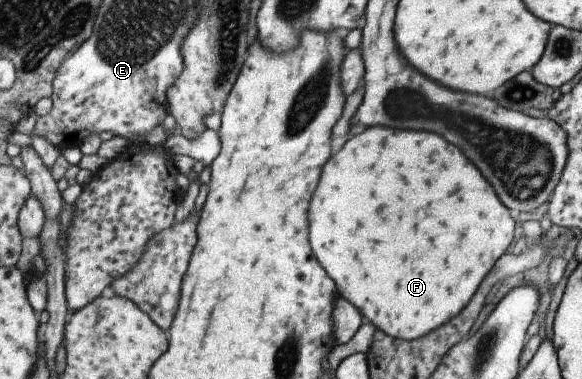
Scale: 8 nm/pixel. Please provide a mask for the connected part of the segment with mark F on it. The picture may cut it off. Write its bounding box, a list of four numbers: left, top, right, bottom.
[308,127,514,341]

